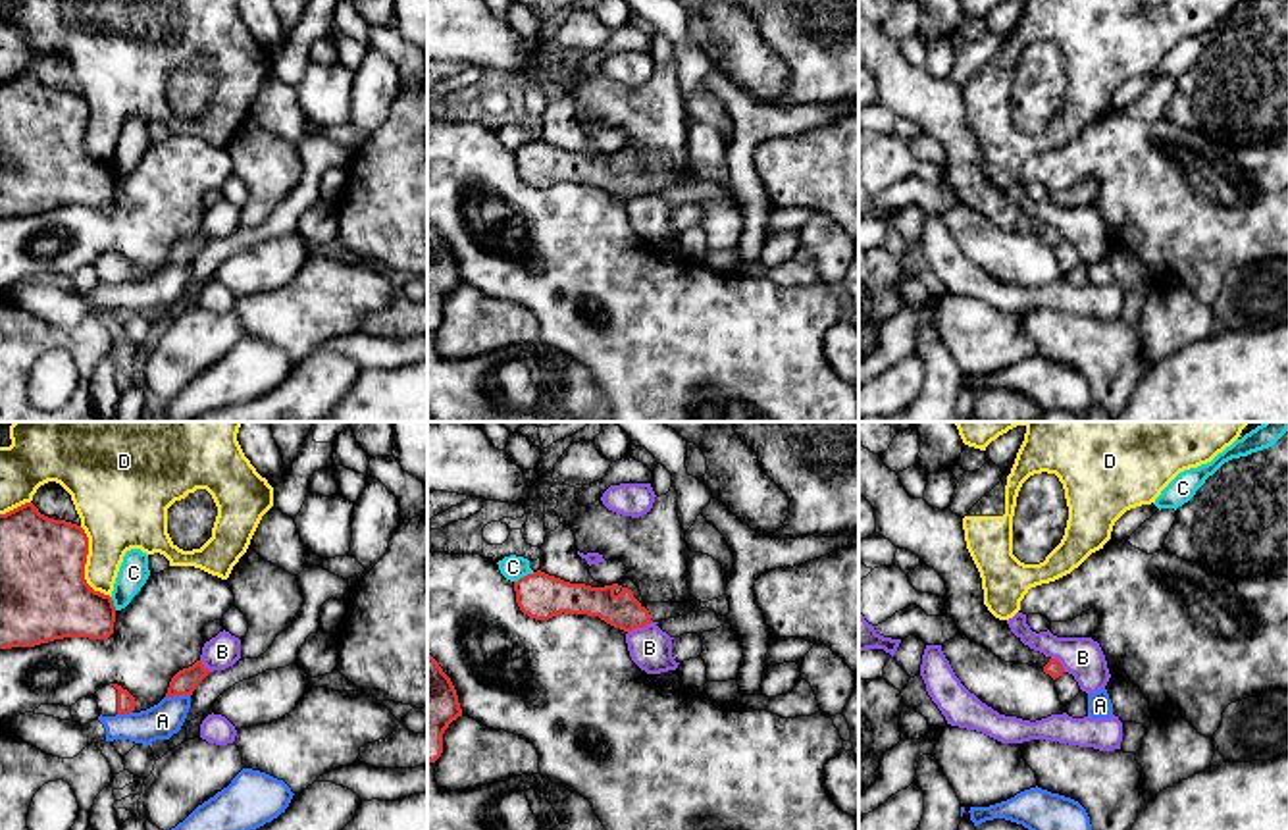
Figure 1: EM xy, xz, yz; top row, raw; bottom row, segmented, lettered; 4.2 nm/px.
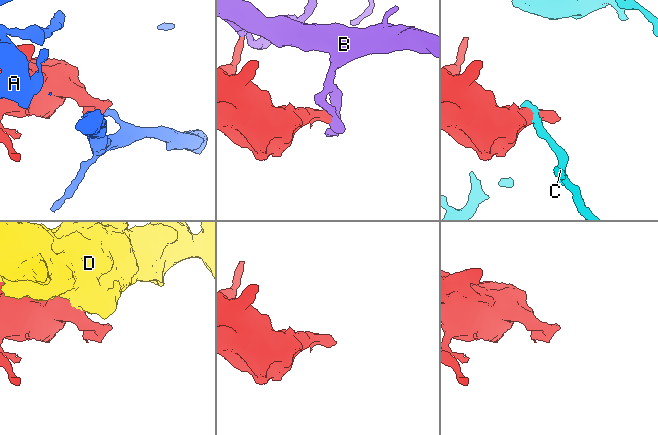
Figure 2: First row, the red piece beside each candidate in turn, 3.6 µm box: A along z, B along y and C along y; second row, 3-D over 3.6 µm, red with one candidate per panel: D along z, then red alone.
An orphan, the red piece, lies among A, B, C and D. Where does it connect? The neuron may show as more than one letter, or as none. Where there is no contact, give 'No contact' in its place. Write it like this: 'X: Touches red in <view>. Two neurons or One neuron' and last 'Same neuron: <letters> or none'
A: Touches red in xy. Two neurons
B: Touches red in xz. Two neurons
C: Touches red in xz. Two neurons
D: Touches red in xy. Two neurons
Same neuron: none

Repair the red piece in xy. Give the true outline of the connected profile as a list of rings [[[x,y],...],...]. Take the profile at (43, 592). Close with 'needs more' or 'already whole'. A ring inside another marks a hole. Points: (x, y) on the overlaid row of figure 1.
[[[33,503],[0,514],[0,649],[114,634],[114,601],[87,584],[87,555],[89,537],[81,526],[48,518]]]; already whole

